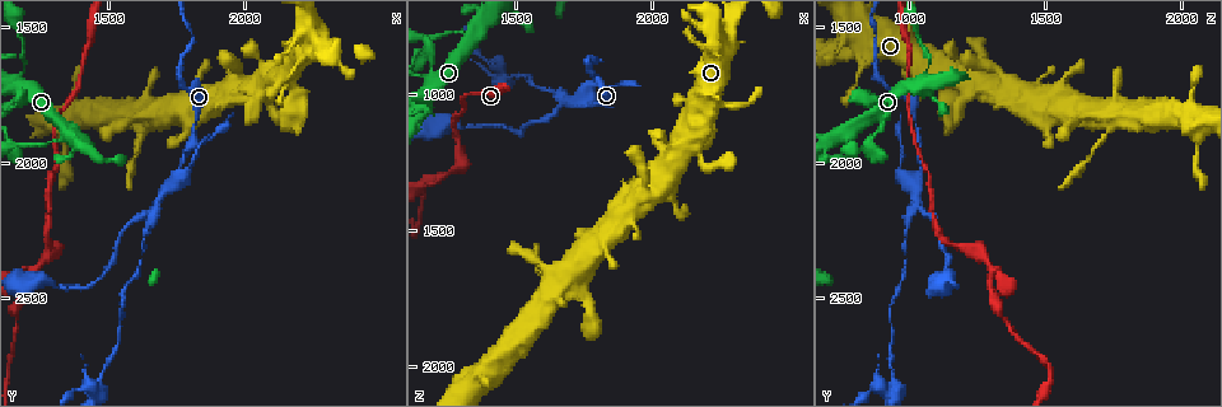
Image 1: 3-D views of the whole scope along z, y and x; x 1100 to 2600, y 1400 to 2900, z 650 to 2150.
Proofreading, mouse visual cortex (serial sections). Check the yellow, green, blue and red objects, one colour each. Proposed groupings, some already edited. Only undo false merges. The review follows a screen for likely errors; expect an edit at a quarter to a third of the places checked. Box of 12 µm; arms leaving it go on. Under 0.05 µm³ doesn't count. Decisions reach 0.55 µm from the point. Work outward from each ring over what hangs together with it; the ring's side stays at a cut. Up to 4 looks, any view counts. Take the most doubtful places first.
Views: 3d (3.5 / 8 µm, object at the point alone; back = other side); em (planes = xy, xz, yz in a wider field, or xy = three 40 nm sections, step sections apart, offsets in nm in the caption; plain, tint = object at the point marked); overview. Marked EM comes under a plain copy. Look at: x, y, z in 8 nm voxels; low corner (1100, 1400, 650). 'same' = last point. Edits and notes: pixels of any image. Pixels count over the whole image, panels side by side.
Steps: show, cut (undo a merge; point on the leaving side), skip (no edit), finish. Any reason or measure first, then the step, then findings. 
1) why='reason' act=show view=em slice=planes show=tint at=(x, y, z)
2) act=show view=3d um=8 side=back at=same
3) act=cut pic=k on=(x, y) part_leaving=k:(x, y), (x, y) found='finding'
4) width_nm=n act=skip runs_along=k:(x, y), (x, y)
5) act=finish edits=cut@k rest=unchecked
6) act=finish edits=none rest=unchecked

why='sudden change in width' act=show view=3d um=8 at=(1680, 2130, 1020)

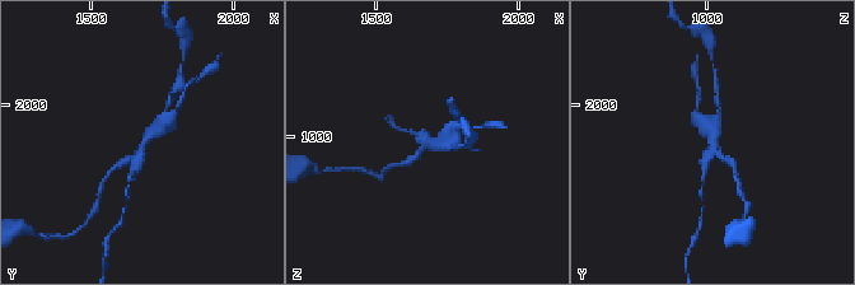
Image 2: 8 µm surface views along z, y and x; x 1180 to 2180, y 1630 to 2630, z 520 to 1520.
why='now the EM' act=show view=em slice=planes show=tint at=(1700, 2120, 1020)

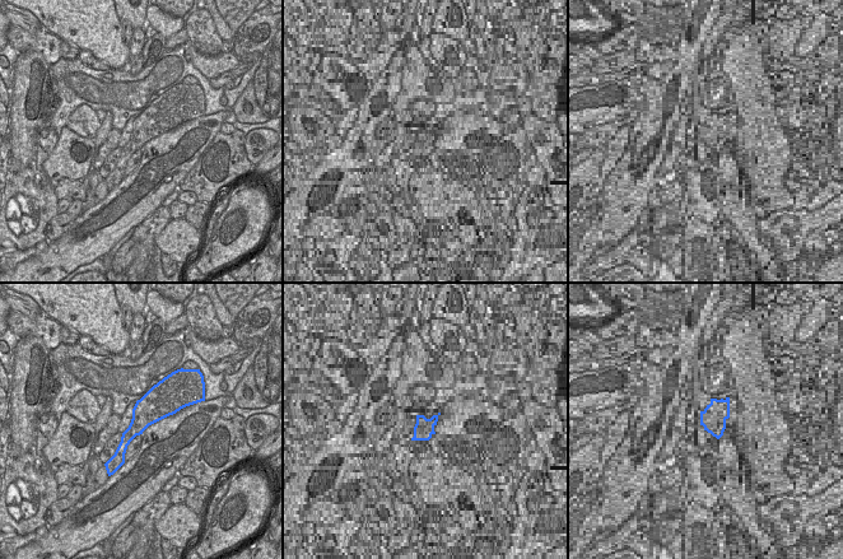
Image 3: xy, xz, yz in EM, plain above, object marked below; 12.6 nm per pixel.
arm_widths_nm=200,250,250 act=cut pic=2 on=(168, 127) found='two cells meet here'

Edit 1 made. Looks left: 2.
act=show view=3d um=3.5 at=(1230, 2400, 1300)

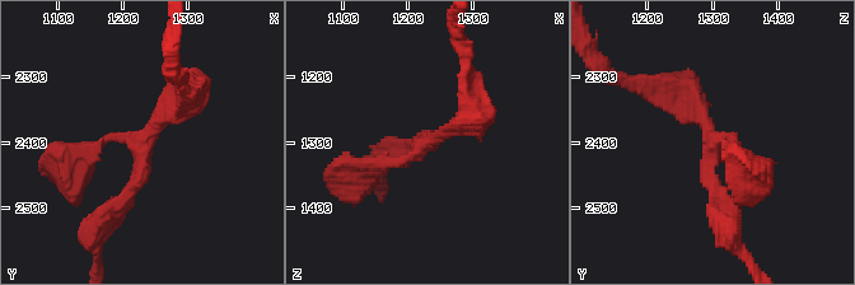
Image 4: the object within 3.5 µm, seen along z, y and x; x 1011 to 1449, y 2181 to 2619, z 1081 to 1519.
arms=3 arm_widths_nm=200,200,350 why='need the tissue' act=show view=em slice=planes show=tint at=(1230, 2395, 1305)

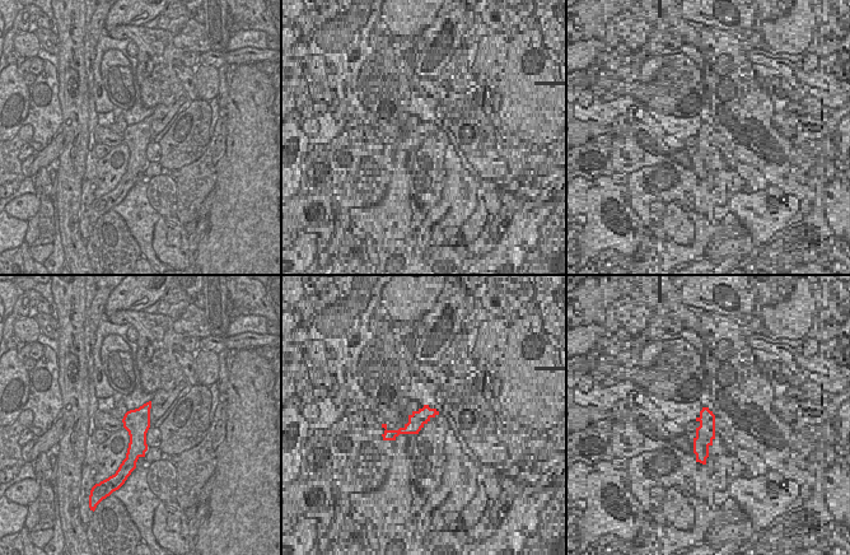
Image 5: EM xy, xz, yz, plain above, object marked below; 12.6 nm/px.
act=skip runs_along=4:(188, 94), (141, 141), (141, 177), (110, 211) found='all the same cell'

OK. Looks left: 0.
act=finish edits=cut@2 rest=unchecked

